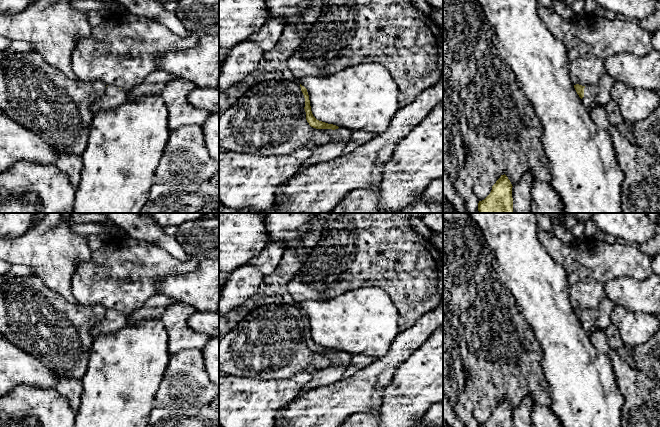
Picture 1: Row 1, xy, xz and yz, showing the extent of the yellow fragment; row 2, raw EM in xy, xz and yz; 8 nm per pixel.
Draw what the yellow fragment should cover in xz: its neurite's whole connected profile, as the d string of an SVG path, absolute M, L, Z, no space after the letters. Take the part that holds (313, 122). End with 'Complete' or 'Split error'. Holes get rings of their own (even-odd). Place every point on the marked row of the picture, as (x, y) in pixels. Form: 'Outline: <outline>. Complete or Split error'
Outline: M301 84L300 87L305 98L304 109L306 112L307 122L313 128L325 129L326 133L329 134L331 137L331 140L328 143L312 150L312 155L304 161L302 167L300 168L300 171L302 171L310 166L314 166L321 162L325 162L340 156L343 151L343 148L345 147L348 142L348 139L350 138L351 131L349 131L347 128L340 128L336 125L328 124L317 120L313 116L311 111L307 89Z. Split error

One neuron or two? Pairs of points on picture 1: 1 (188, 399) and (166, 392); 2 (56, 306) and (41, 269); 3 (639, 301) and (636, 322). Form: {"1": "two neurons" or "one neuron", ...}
{"1": "one neuron", "2": "two neurons", "3": "two neurons"}

